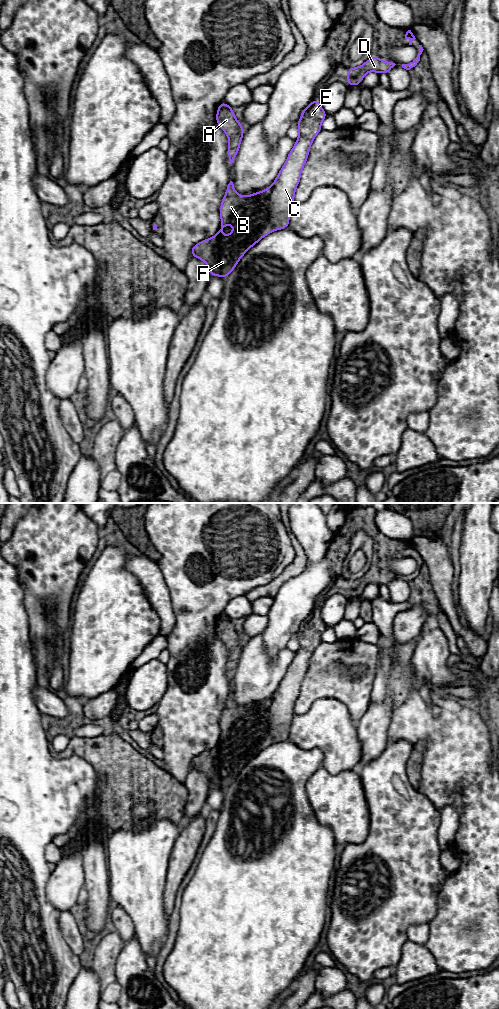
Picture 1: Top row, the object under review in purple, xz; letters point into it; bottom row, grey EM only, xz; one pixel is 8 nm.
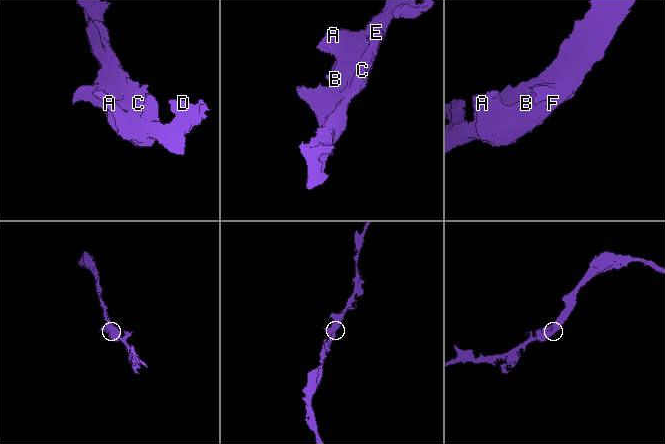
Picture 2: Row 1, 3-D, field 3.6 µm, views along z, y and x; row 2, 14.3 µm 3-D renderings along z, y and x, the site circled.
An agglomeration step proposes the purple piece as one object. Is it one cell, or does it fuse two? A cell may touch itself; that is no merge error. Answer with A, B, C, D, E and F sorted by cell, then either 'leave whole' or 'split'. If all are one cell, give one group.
groups A B C D E F; leave whole

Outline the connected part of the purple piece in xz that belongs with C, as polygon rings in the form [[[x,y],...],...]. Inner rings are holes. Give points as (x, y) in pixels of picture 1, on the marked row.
[[[317,99],[304,108],[296,124],[299,129],[299,137],[295,140],[294,147],[289,152],[283,167],[270,187],[244,196],[236,193],[234,184],[230,181],[220,205],[221,223],[217,234],[209,239],[202,240],[191,248],[191,256],[206,263],[211,277],[221,276],[225,279],[235,269],[243,255],[264,236],[275,230],[289,227],[290,214],[295,203],[294,194],[299,185],[303,167],[307,161],[313,140],[322,130],[321,123],[327,116],[328,114],[322,109]],[[226,224],[234,225],[235,230],[228,233],[224,241],[223,229]]]

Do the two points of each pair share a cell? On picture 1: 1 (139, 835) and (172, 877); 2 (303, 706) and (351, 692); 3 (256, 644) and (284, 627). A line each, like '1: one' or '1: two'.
1: two
2: one
3: two

